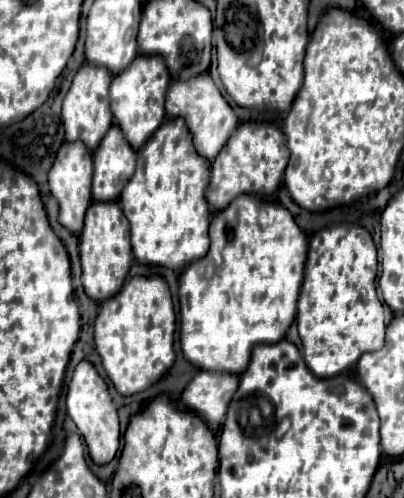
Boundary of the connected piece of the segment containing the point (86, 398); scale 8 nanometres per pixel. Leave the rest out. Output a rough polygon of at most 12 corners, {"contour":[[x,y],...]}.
{"contour":[[89,361],[69,381],[67,413],[93,463],[119,451],[107,383]]}

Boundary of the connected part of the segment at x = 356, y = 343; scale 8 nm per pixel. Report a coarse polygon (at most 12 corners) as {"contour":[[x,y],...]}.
{"contour":[[361,225],[309,241],[297,303],[319,379],[385,341],[377,249]]}

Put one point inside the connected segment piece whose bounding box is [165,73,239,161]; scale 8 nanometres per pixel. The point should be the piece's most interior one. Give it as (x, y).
(210, 120)

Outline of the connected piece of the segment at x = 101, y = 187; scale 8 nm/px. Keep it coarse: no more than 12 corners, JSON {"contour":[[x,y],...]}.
{"contour":[[113,125],[93,153],[93,201],[119,201],[137,153]]}

